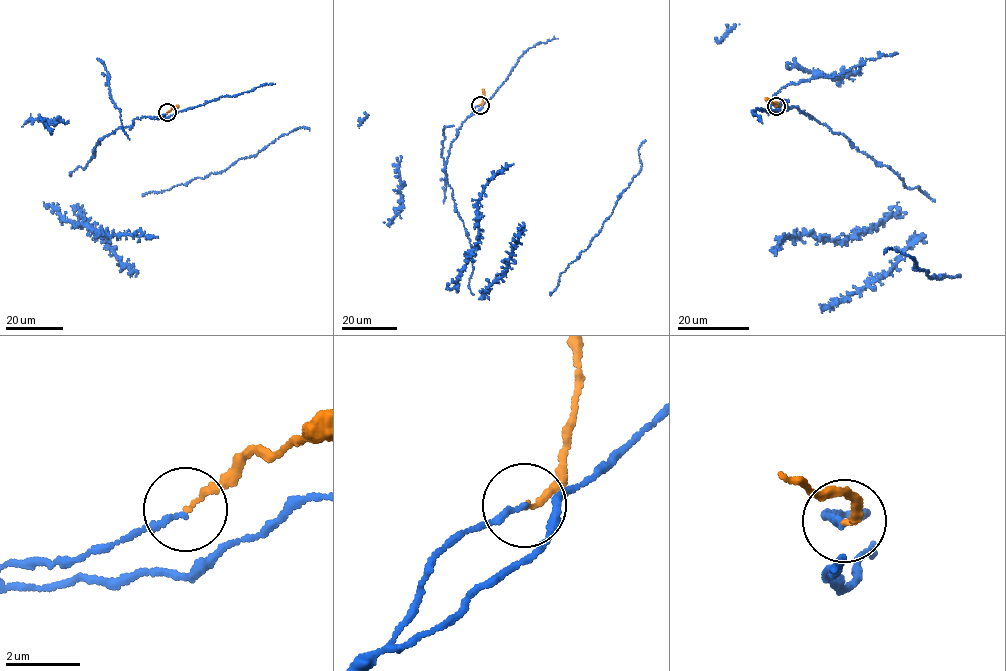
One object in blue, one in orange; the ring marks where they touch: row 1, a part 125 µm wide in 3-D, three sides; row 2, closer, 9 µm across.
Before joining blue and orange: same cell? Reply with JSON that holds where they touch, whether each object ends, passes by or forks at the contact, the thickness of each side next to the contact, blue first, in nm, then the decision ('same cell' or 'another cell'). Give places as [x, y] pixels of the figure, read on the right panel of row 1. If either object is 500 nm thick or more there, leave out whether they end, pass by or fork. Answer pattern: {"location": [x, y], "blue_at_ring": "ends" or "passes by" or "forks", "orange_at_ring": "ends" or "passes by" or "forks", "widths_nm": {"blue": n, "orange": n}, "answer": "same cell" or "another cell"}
{"location": [776, 106], "blue_at_ring": "passes by", "orange_at_ring": "ends", "widths_nm": {"blue": 100, "orange": 120}, "answer": "same cell"}

